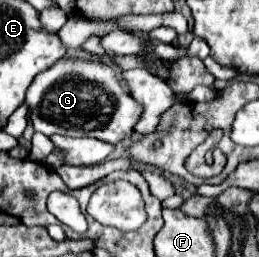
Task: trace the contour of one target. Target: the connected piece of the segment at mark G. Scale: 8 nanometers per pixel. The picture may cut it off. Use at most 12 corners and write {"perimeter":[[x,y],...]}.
{"perimeter":[[60,58],[26,106],[36,132],[118,144],[144,108],[112,66]]}

